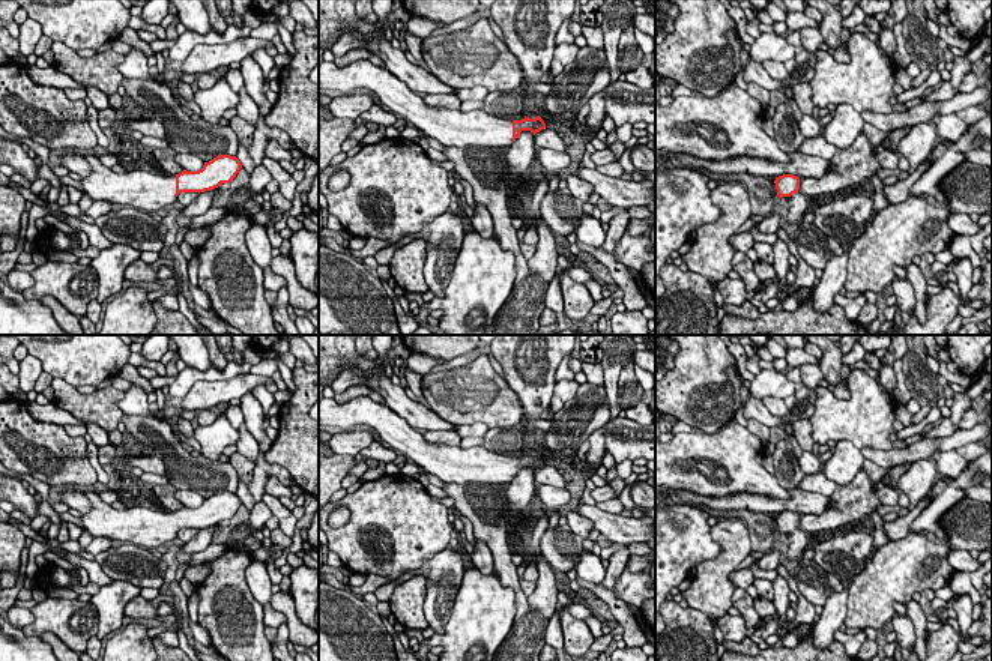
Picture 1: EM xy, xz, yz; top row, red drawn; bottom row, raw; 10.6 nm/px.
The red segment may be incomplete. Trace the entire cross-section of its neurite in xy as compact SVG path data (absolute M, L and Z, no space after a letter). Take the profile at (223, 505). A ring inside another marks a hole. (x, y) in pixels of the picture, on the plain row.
M83 488L92 502L92 509L81 515L83 530L93 538L105 536L113 541L129 541L134 545L156 548L177 538L182 529L204 529L218 524L221 520L230 520L242 500L236 493L218 491L204 499L198 508L183 506L179 511L155 511L141 506L114 509L104 503L98 493Z

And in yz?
M783 511L776 514L774 520L777 533L785 535L789 539L789 548L783 560L803 559L812 538L800 529L800 514L794 511Z

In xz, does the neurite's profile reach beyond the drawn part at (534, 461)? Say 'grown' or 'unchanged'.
grown

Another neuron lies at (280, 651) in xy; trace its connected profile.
M284 622L283 625L280 625L277 628L277 637L275 641L272 644L272 653L275 659L280 661L296 661L287 649L287 641L289 641L289 626L287 622Z

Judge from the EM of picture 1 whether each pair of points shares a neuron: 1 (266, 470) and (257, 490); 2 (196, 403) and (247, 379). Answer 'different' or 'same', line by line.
1: same
2: same

